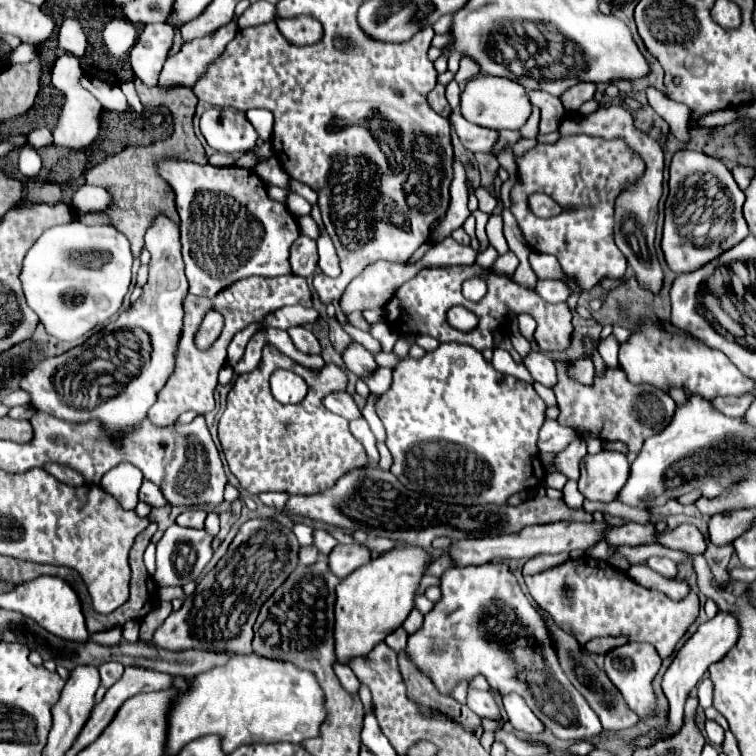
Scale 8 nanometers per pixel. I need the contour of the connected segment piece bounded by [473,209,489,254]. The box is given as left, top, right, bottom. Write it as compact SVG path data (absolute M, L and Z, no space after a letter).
M478 209L473 213L476 219L476 237L480 242L478 254L481 254L489 246L489 241L486 235L485 227L489 219L489 215L480 212Z

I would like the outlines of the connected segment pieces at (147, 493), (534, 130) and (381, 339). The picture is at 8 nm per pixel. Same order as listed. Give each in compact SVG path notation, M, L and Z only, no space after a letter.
M143 480L141 492L139 492L139 500L145 502L145 504L149 504L151 508L159 508L159 506L165 506L165 504L167 504L167 502L163 500L161 490L159 490L155 484L151 484L149 480Z
M533 107L532 113L527 122L519 129L522 138L535 138L538 134L538 126L540 121L540 110Z
M379 322L379 324L373 324L371 326L371 336L381 344L381 350L385 352L385 350L393 350L393 346L395 346L395 342L397 342L397 334L389 328L389 324L385 324L385 322Z

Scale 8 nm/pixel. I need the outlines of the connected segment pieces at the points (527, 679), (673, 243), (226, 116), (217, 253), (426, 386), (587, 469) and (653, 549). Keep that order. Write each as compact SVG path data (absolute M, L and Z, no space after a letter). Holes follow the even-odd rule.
M505 562L451 568L441 578L441 592L441 602L435 604L429 614L425 614L423 626L409 636L405 654L425 676L429 674L429 680L433 680L435 688L443 696L451 696L459 682L471 682L477 674L481 674L501 698L513 692L519 694L533 714L537 714L537 718L545 724L545 728L549 728L557 738L585 740L597 736L603 730L589 702L581 696L581 692L577 692L577 688L573 688L573 684L569 684L565 672L561 672L549 630ZM489 612L513 614L517 628L523 624L525 632L533 636L535 648L531 652L527 648L511 650L499 642L487 640L483 618Z
M689 148L677 150L673 154L671 168L669 168L669 198L667 198L667 206L665 206L665 228L663 228L663 240L661 240L661 248L663 248L669 268L675 274L693 272L693 270L701 268L703 264L707 264L709 260L717 258L727 248L741 242L749 234L747 222L741 212L743 202L745 202L743 190L737 186L731 170L721 160L717 160L715 156L709 156L705 152L697 152L697 150L689 150ZM705 196L711 196L709 214L707 214L707 206L705 206L705 200L707 200Z
M209 108L201 116L201 132L213 150L225 154L247 152L259 138L245 112L231 108Z
M159 158L155 168L175 192L191 294L213 298L237 280L249 276L273 278L291 272L289 248L299 236L299 224L283 204L267 196L265 182L253 170L201 166L177 158Z
M443 344L423 358L405 358L393 368L393 384L377 404L377 416L387 432L385 444L393 456L391 474L409 490L431 494L449 504L505 504L515 492L537 486L545 470L537 456L537 436L545 422L545 402L531 384L497 372L475 348Z
M603 450L595 456L585 456L581 462L579 492L597 502L617 500L629 478L629 462L621 452Z
M643 544L643 546L617 546L615 554L623 554L625 558L631 560L631 564L639 564L639 562L645 562L647 558L651 556L667 556L667 558L673 558L675 562L683 562L683 560L693 560L691 554L685 554L685 552L679 552L679 550L671 550L671 548L665 548L661 544Z

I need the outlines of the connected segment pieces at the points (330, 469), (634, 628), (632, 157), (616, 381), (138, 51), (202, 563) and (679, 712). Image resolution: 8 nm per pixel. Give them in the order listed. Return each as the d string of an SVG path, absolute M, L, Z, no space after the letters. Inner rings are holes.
M266 345L263 349L261 368L249 374L237 376L237 382L233 384L229 396L227 396L227 408L219 420L219 442L223 448L231 472L239 480L241 488L249 494L261 494L261 492L287 492L287 494L315 494L325 488L331 488L345 472L353 468L363 468L369 464L367 454L363 446L353 438L349 432L349 424L345 418L329 414L327 408L321 404L321 398L329 392L341 392L347 386L347 376L343 370L339 372L309 372L307 368L299 366L289 356L279 352L277 348ZM284 368L293 370L299 374L307 386L309 392L299 404L279 404L271 396L269 384L270 376L274 370Z
M589 556L569 560L541 574L525 576L531 598L553 622L577 638L581 646L599 636L627 636L629 642L649 642L661 658L673 654L677 642L699 616L699 598L689 592L683 600L671 600L659 590L649 590L633 582L627 572L613 568L605 560Z
M577 134L577 136L565 136L559 138L553 144L537 144L535 148L527 150L523 156L515 156L515 164L517 164L517 182L511 188L511 214L517 220L517 226L527 242L527 246L535 252L543 252L543 254L553 254L559 264L561 270L573 278L577 282L577 286L581 290L591 290L593 286L597 286L603 278L621 278L625 274L627 268L627 260L623 256L623 252L615 246L613 242L613 212L615 212L615 200L617 196L633 186L639 176L643 176L645 172L645 162L641 160L641 156L637 156L627 144L623 144L623 140L605 140L605 138L595 138L595 136L585 136L585 134ZM533 192L543 192L547 196L551 196L557 204L561 206L575 206L575 210L571 212L563 212L559 216L551 216L551 218L537 218L531 210L529 210L529 194Z
M555 360L555 366L557 366L557 384L553 386L553 392L555 392L555 398L557 398L557 406L559 406L557 422L573 428L579 438L589 436L589 438L597 438L601 442L623 442L629 448L631 454L637 454L641 450L643 442L649 436L667 428L667 424L671 422L671 418L675 414L675 402L667 392L661 392L661 388L653 388L651 384L629 382L621 368L607 368L603 374L595 374L593 386L583 386L577 380L573 380L567 372L571 362Z
M145 24L131 48L131 66L147 86L157 86L171 44L173 28L169 24Z
M179 524L169 526L157 544L157 572L153 576L155 584L157 586L183 586L187 582L193 582L213 556L211 542L213 542L213 536L207 534L205 528L195 530L195 528L183 528Z
M717 612L717 616L713 620L707 620L705 624L701 624L697 628L697 632L683 644L683 648L675 654L673 664L669 666L669 670L663 676L663 690L665 696L669 700L669 720L671 720L671 728L677 730L683 724L683 704L689 696L689 690L701 680L701 676L707 672L707 668L721 660L739 640L741 636L741 628L739 628L739 620L735 614L731 612Z

